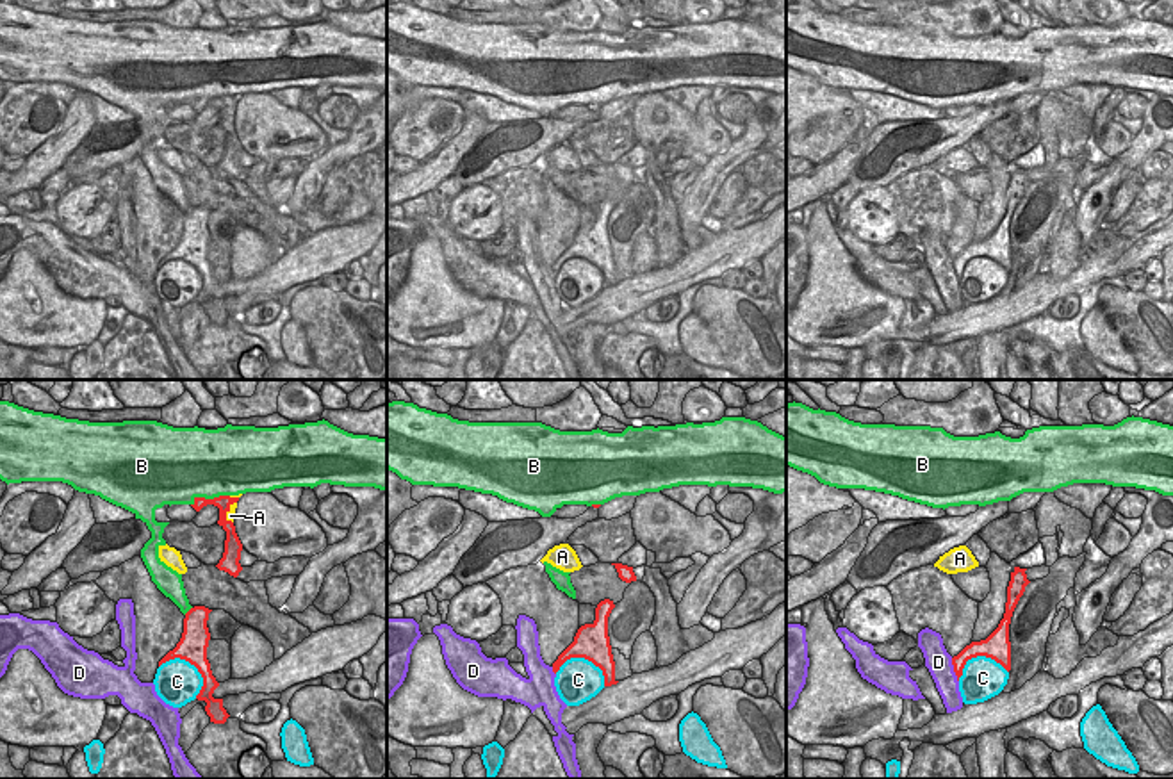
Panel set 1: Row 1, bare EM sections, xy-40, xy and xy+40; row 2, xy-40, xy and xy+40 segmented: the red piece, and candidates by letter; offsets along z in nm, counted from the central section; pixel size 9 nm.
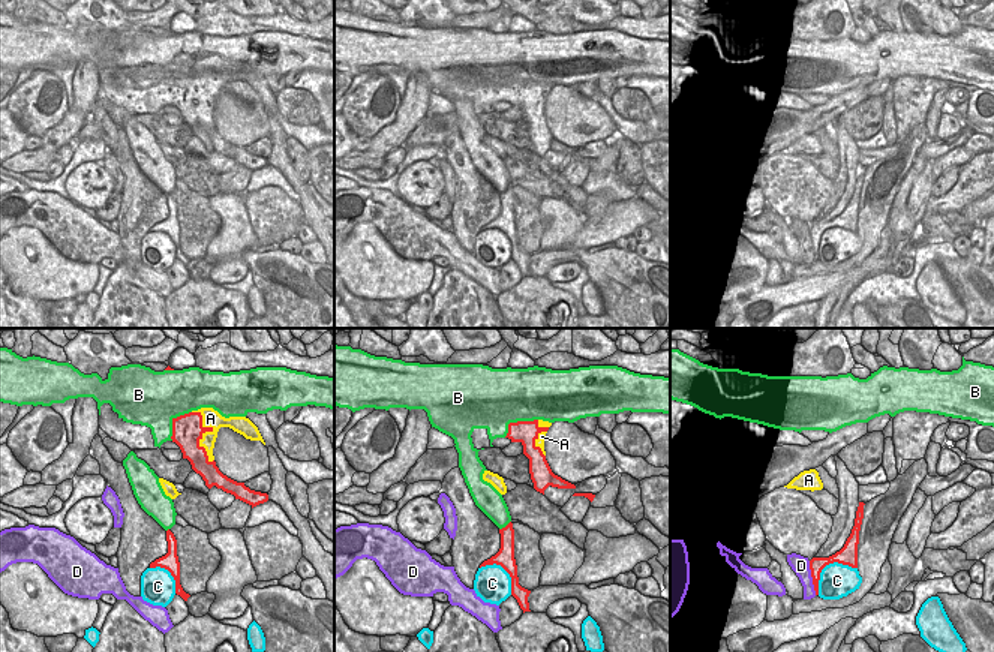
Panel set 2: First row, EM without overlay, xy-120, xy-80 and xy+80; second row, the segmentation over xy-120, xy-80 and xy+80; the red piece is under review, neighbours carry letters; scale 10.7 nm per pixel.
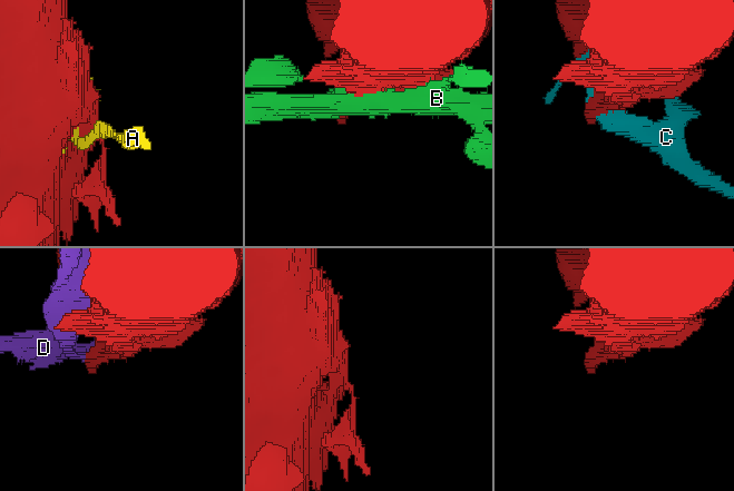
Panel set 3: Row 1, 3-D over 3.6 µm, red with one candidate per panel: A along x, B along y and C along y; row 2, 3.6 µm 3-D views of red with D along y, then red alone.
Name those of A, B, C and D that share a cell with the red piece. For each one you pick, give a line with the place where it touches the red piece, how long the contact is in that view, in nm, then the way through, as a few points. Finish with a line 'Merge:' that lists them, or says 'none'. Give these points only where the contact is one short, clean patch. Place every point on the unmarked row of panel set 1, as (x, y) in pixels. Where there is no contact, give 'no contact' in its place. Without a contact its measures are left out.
Merge: none

